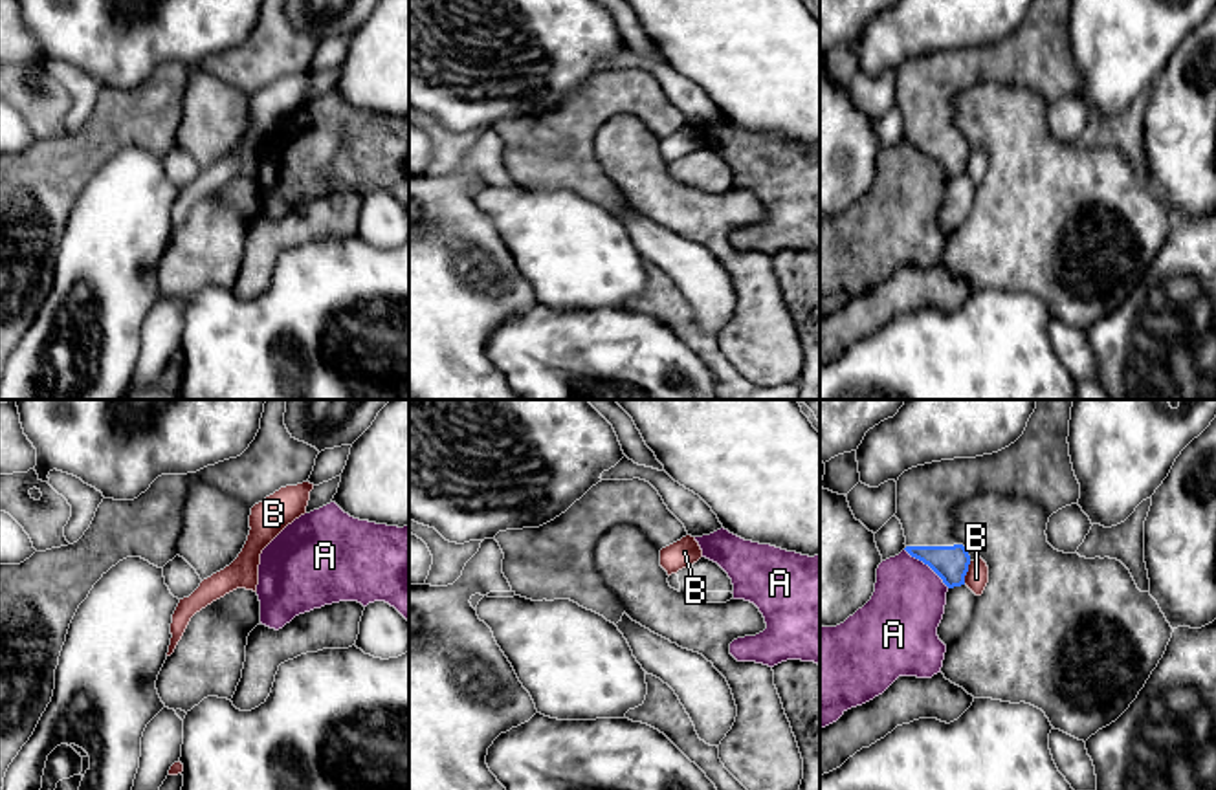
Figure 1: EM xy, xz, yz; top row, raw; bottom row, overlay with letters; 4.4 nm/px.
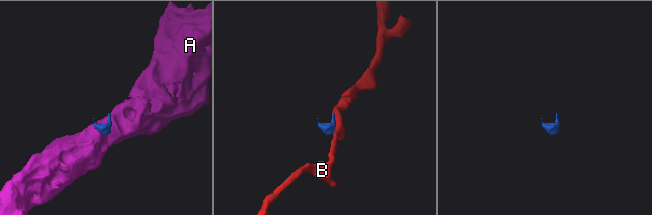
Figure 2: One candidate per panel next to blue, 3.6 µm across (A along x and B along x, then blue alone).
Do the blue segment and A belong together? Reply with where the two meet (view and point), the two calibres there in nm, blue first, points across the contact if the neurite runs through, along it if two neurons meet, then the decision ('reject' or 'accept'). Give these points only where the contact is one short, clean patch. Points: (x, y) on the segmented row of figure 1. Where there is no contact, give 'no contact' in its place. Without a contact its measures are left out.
contact yz (927, 563); calibres 160 and 320 nm; border yz (905, 548), (949, 587); reject

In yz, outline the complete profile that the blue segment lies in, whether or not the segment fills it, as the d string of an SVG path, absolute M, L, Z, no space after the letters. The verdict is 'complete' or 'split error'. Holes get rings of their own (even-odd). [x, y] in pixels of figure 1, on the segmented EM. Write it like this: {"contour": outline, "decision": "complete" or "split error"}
{"contour": "M1038 400L1036 409L1029 418L1023 434L1009 447L992 455L983 455L976 458L941 460L941 462L917 466L904 471L897 480L895 517L901 521L904 530L904 537L906 537L904 550L912 557L928 565L948 587L945 614L937 627L937 636L946 645L946 653L941 667L945 678L963 687L974 698L992 698L992 700L1001 700L1011 704L1020 704L1020 702L1031 704L1045 713L1045 717L1049 719L1055 730L1060 730L1086 742L1099 730L1115 722L1137 698L1139 691L1144 687L1152 671L1157 667L1159 660L1163 658L1174 629L1166 621L1157 601L1150 596L1150 592L1141 592L1137 588L1130 570L1121 561L1110 557L1086 559L1080 557L1078 554L1058 552L1047 543L1045 530L1047 530L1049 517L1066 506L1077 504L1080 499L1080 484L1073 471L1069 444L1067 444L1071 407L1073 407L1073 400ZM978 557L981 557L989 566L989 583L981 596L976 596L965 585L968 565Z", "decision": "split error"}

